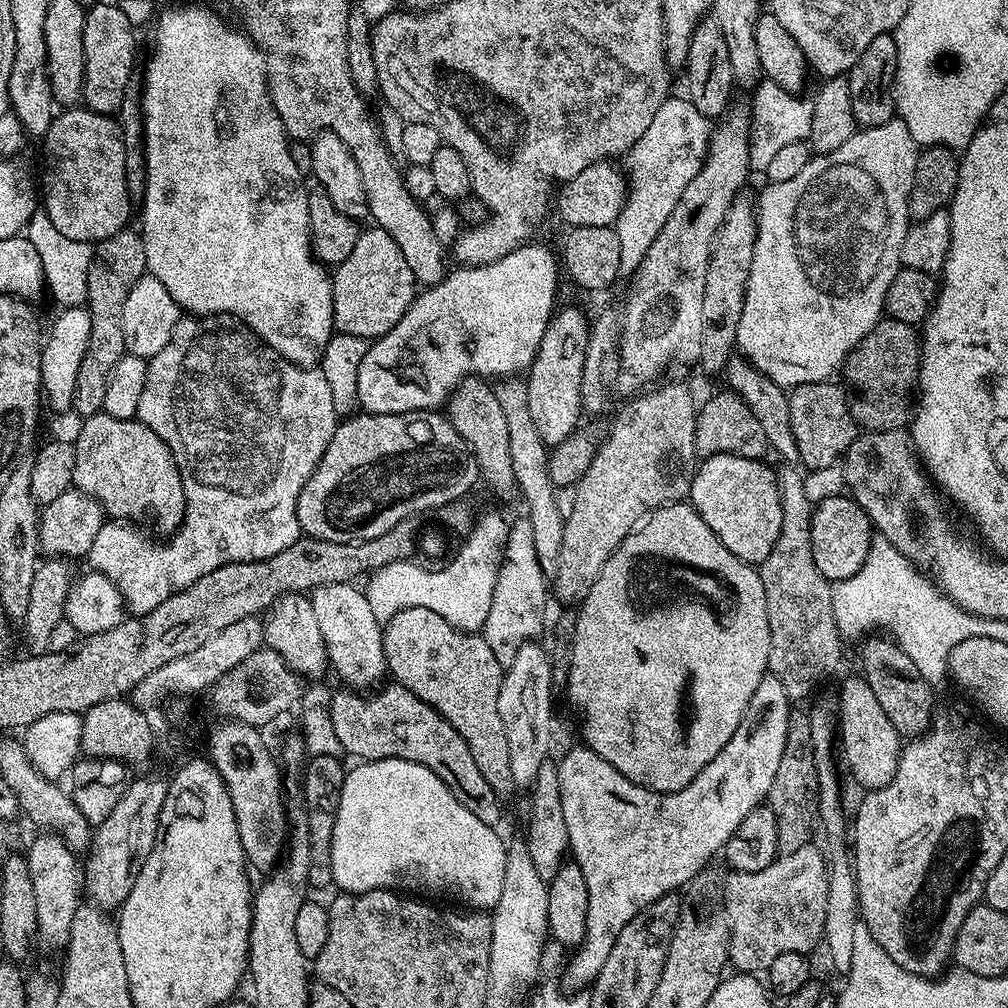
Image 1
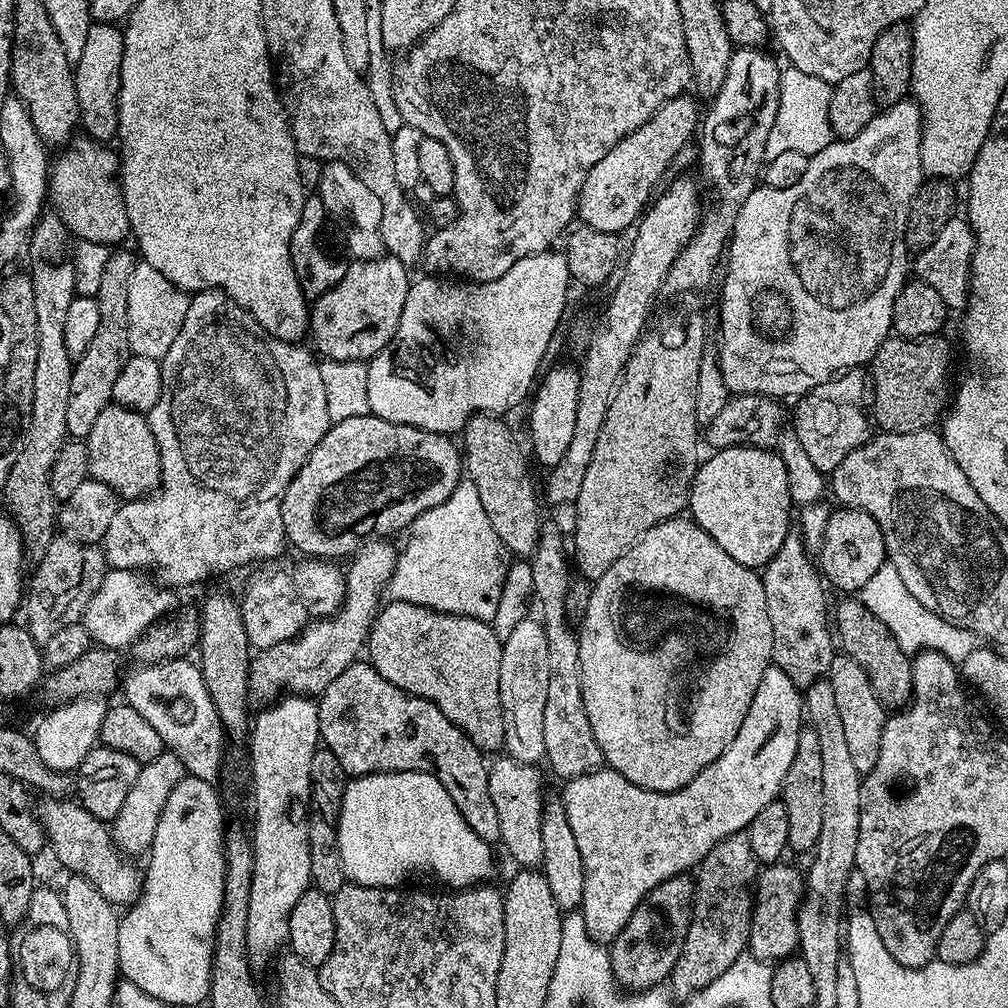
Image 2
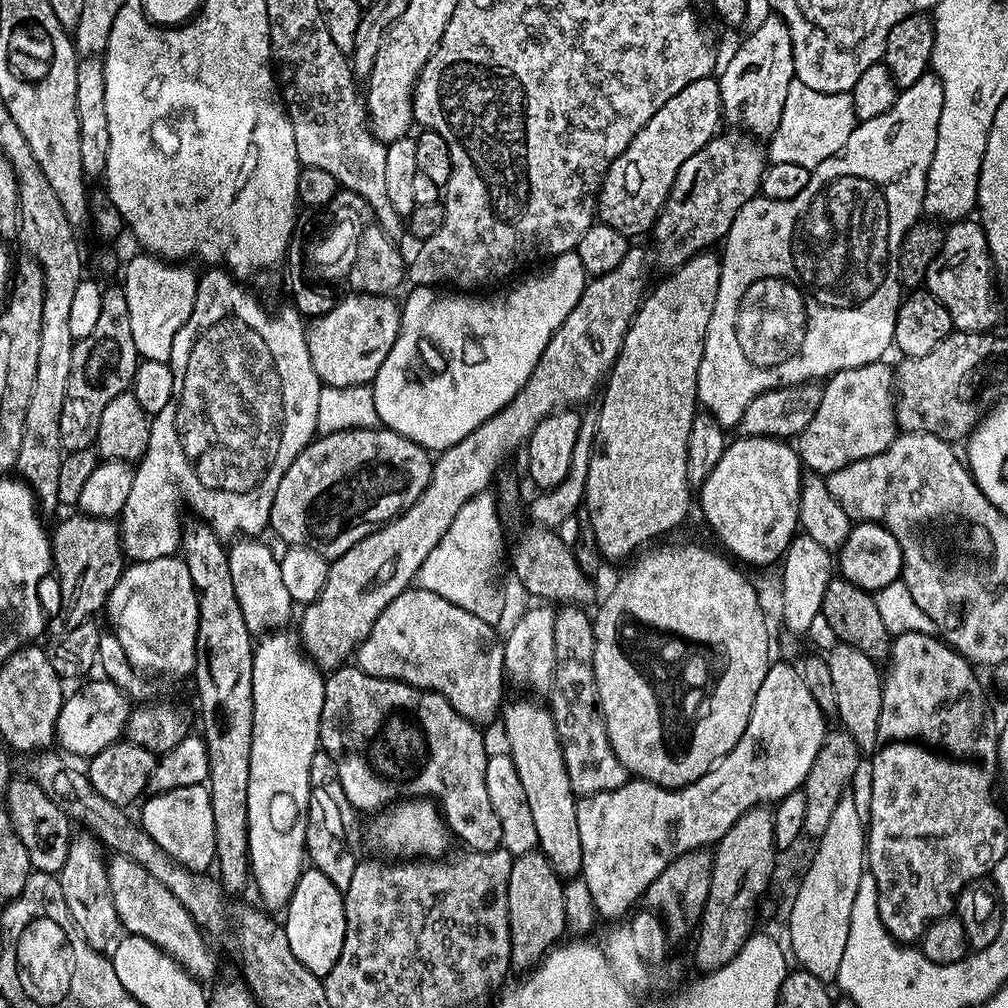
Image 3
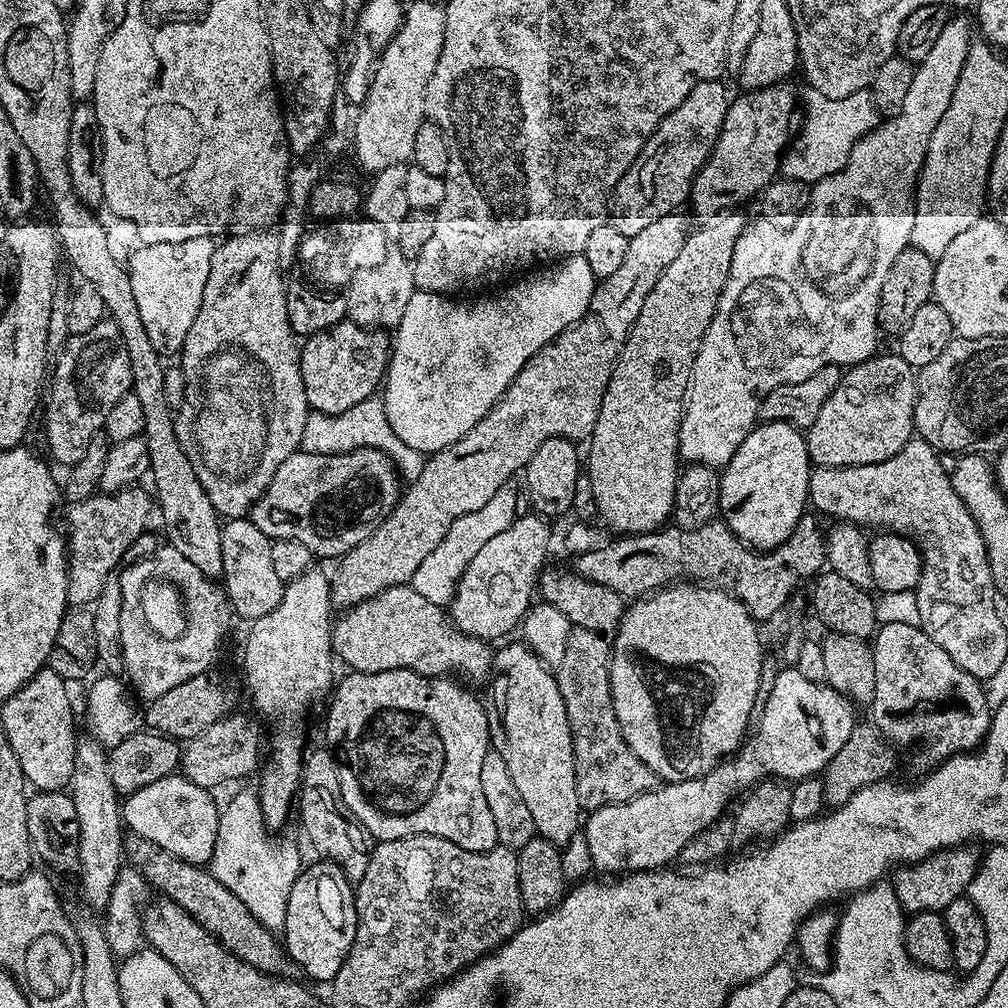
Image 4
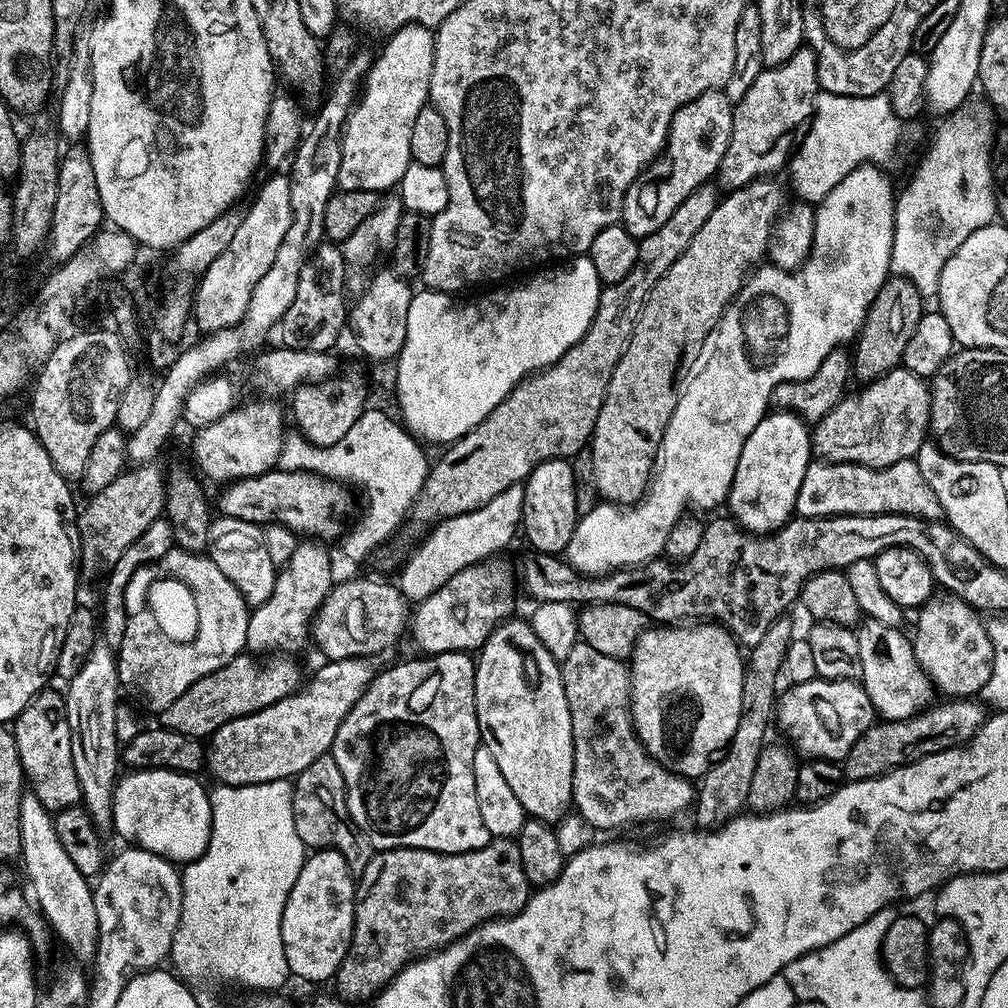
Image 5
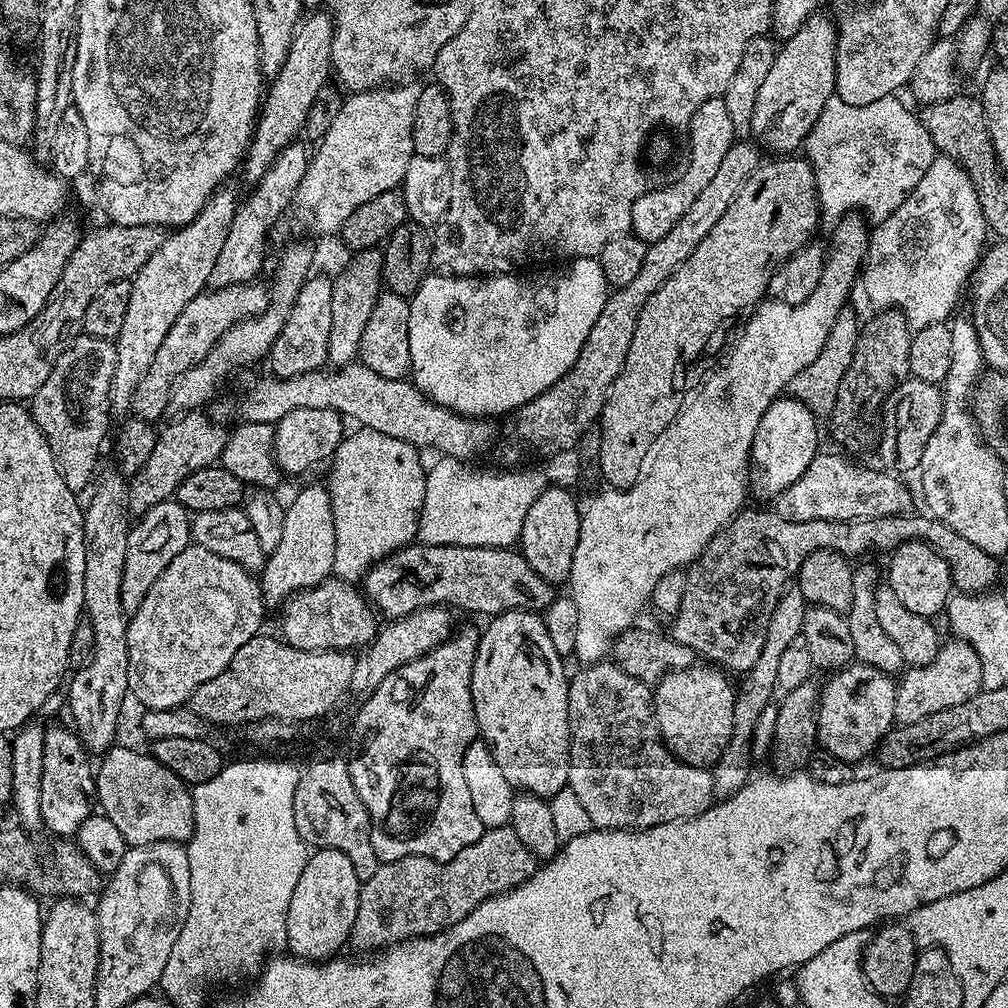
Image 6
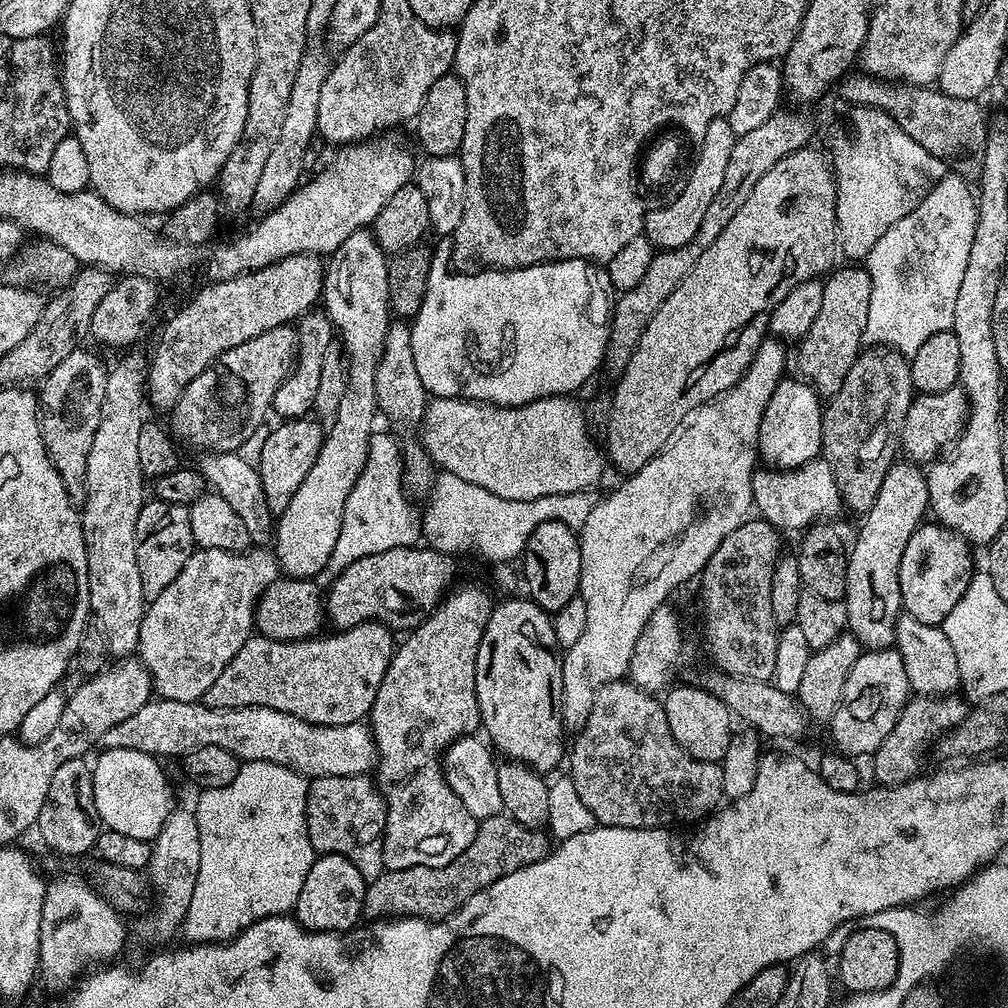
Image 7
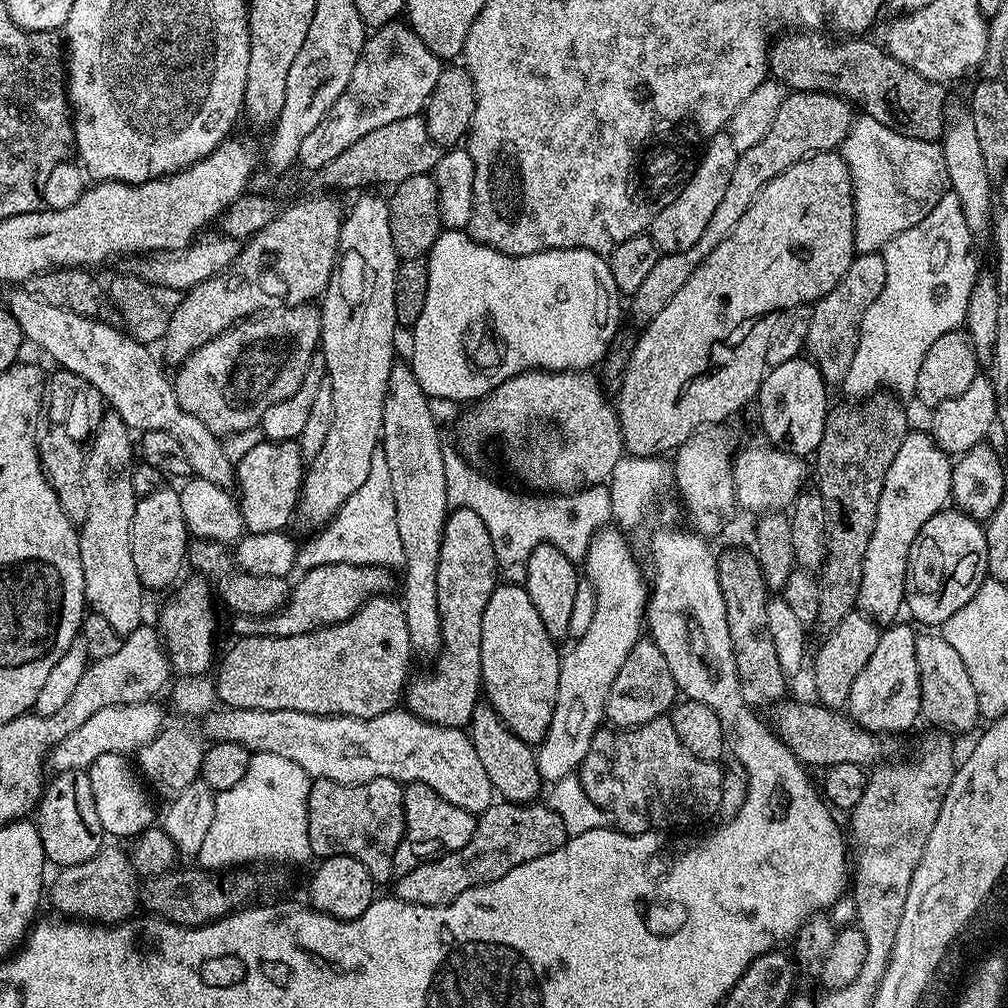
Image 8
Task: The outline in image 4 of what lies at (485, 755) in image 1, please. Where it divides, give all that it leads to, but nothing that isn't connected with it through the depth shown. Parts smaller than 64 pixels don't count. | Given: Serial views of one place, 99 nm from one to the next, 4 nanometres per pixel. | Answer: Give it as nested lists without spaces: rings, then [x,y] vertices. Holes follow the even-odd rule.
[[[408,584],[388,588],[341,616],[332,626],[332,651],[351,671],[410,670],[423,676],[451,674],[464,682],[489,679],[494,655],[489,641],[459,632],[441,605],[422,598]]]

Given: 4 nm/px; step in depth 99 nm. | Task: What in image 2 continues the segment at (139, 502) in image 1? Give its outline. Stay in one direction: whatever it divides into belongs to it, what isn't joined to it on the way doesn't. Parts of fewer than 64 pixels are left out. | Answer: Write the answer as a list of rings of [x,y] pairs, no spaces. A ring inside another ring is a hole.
[[[115,402],[109,404],[102,414],[98,414],[86,443],[89,477],[106,482],[125,501],[139,500],[159,488],[162,474],[160,451],[145,413],[123,408]]]

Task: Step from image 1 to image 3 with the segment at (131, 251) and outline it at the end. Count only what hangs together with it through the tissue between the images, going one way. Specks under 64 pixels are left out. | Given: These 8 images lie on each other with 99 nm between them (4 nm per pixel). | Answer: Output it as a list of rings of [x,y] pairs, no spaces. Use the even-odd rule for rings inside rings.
[[[105,287],[98,322],[87,338],[76,342],[74,359],[70,362],[70,386],[66,386],[66,402],[60,419],[65,453],[86,450],[95,445],[102,410],[106,410],[106,405],[113,398],[118,398],[118,394],[131,389],[137,363],[126,294],[123,287]]]

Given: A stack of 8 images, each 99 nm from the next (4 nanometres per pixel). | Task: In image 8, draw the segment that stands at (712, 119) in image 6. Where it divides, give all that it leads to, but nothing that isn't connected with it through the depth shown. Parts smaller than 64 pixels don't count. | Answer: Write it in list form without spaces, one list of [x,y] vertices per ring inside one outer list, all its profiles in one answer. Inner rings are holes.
[[[727,130],[717,132],[707,141],[700,165],[694,170],[690,182],[686,182],[682,194],[678,194],[678,198],[674,198],[674,202],[670,202],[666,210],[662,210],[658,218],[654,218],[650,235],[661,253],[690,250],[690,246],[694,246],[694,242],[702,238],[718,202],[722,202],[722,197],[726,195],[726,186],[730,186],[730,178],[734,174],[734,166],[738,166],[740,153],[734,150],[734,142],[730,142]]]

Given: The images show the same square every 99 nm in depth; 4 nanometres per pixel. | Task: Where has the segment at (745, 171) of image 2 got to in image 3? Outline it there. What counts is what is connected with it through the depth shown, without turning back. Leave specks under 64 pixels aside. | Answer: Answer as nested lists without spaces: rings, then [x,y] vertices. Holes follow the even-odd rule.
[[[773,14],[758,26],[758,30],[743,38],[745,40],[737,46],[736,53],[725,64],[723,61],[718,76],[722,116],[727,123],[728,120],[732,123],[729,125],[733,129],[757,138],[771,138],[782,118],[790,82],[796,79],[790,30],[781,16]]]

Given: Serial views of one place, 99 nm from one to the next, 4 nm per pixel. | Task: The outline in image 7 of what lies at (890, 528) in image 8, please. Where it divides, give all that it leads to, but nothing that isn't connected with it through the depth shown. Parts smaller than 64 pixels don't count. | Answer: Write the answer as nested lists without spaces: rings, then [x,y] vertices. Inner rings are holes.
[[[915,462],[900,463],[893,463],[888,469],[874,506],[863,513],[864,525],[857,530],[856,541],[853,544],[851,541],[848,553],[842,611],[846,617],[847,631],[868,650],[890,648],[896,643],[896,620],[902,615],[902,554],[906,550],[906,542],[910,542],[910,534],[920,527],[929,511],[925,469]]]

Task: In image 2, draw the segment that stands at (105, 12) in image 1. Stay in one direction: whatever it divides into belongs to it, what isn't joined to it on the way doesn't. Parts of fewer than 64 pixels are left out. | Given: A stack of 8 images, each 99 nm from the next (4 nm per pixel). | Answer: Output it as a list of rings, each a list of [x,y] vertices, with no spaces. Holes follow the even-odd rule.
[[[93,23],[90,34],[86,34],[86,46],[82,49],[82,58],[74,66],[76,77],[76,97],[80,111],[79,127],[94,140],[112,142],[117,139],[118,126],[118,98],[120,97],[120,71],[124,57],[124,33],[116,24]]]

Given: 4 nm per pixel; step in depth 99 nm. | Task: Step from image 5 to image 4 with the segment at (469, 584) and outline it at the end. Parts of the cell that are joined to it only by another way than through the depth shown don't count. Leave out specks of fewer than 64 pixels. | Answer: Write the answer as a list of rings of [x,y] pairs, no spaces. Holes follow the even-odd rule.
[[[539,514],[527,515],[517,515],[505,532],[494,534],[494,538],[470,558],[470,566],[466,566],[462,578],[456,583],[450,605],[450,619],[459,632],[495,642],[499,636],[521,627],[524,615],[534,603],[534,593],[545,567],[544,555],[552,540],[549,521]]]

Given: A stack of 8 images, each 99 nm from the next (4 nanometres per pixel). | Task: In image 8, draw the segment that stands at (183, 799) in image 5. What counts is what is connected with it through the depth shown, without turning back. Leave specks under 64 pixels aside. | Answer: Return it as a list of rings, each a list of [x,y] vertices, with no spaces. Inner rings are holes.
[[[102,754],[102,758],[98,758],[98,762],[94,762],[91,768],[87,769],[90,786],[94,790],[94,806],[98,806],[98,818],[102,818],[102,826],[109,837],[135,838],[154,824],[153,797],[145,781],[138,775],[133,761],[131,764],[128,760],[131,759],[127,755]]]

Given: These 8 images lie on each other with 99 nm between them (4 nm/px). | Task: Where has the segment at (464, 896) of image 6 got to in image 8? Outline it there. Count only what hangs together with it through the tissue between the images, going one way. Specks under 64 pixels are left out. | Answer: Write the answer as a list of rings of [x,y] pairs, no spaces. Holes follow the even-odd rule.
[[[494,802],[484,812],[479,813],[476,829],[470,838],[470,842],[466,842],[466,846],[462,846],[457,852],[446,852],[433,859],[417,862],[417,864],[408,872],[400,872],[394,880],[394,885],[396,884],[396,892],[394,892],[395,899],[403,900],[405,904],[429,904],[435,908],[440,908],[443,904],[449,904],[450,902],[457,900],[466,890],[494,882],[498,878],[502,878],[502,874],[510,874],[510,870],[514,870],[514,866],[522,866],[526,862],[534,862],[534,858],[542,858],[542,854],[554,854],[554,850],[564,847],[569,839],[568,830],[562,822],[562,818],[558,818],[556,811],[554,811],[553,808],[548,807],[547,803],[533,802],[531,804],[509,804],[507,802]]]

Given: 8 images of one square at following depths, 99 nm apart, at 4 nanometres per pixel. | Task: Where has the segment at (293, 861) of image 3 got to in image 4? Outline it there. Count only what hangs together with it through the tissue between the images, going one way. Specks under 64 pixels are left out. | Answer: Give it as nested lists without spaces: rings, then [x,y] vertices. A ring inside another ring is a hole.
[[[313,566],[308,571],[302,573],[298,578],[287,581],[284,585],[284,593],[282,594],[282,602],[278,602],[278,606],[274,606],[274,610],[270,610],[270,614],[262,614],[262,618],[251,621],[248,637],[244,640],[244,684],[248,687],[248,692],[252,695],[252,704],[265,716],[266,719],[272,720],[272,749],[267,749],[266,763],[263,765],[260,776],[260,788],[258,787],[258,795],[260,805],[262,806],[262,818],[268,823],[269,829],[277,830],[288,820],[288,815],[293,815],[294,801],[297,799],[300,782],[304,775],[304,761],[306,759],[306,747],[304,748],[304,718],[307,714],[308,707],[311,706],[312,700],[320,700],[329,695],[334,688],[334,676],[332,680],[332,660],[334,664],[334,653],[332,651],[332,626],[334,623],[334,609],[332,606],[332,586],[330,583],[329,573],[326,571],[319,572],[319,567]]]

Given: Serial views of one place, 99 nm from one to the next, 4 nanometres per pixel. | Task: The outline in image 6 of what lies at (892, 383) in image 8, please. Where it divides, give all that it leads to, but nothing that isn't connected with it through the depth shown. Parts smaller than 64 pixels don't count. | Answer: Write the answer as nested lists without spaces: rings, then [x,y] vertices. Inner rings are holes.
[[[943,154],[937,155],[936,160],[930,162],[930,170],[922,174],[922,182],[910,190],[902,206],[898,206],[890,218],[879,221],[871,229],[868,251],[862,265],[862,284],[864,280],[864,292],[873,309],[896,308],[904,313],[913,329],[945,323],[957,311],[955,308],[960,300],[960,291],[964,283],[966,288],[970,275],[985,251],[984,235],[988,236],[989,232],[979,206],[978,194],[967,171],[957,160]]]

